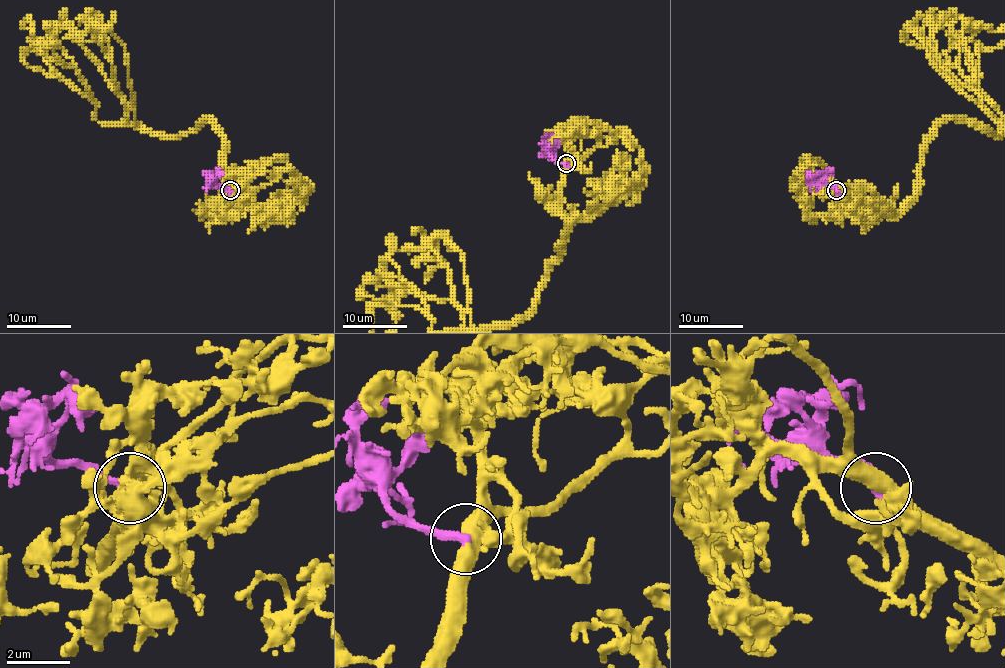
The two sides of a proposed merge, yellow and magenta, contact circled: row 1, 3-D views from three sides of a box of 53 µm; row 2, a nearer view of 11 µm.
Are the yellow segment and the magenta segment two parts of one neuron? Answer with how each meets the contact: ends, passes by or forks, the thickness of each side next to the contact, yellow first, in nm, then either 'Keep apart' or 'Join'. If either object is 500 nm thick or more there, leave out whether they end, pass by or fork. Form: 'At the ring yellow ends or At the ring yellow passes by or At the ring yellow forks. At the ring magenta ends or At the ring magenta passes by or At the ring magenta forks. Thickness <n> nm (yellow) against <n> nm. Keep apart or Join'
Thickness 500 nm (yellow) against 280 nm. Join

